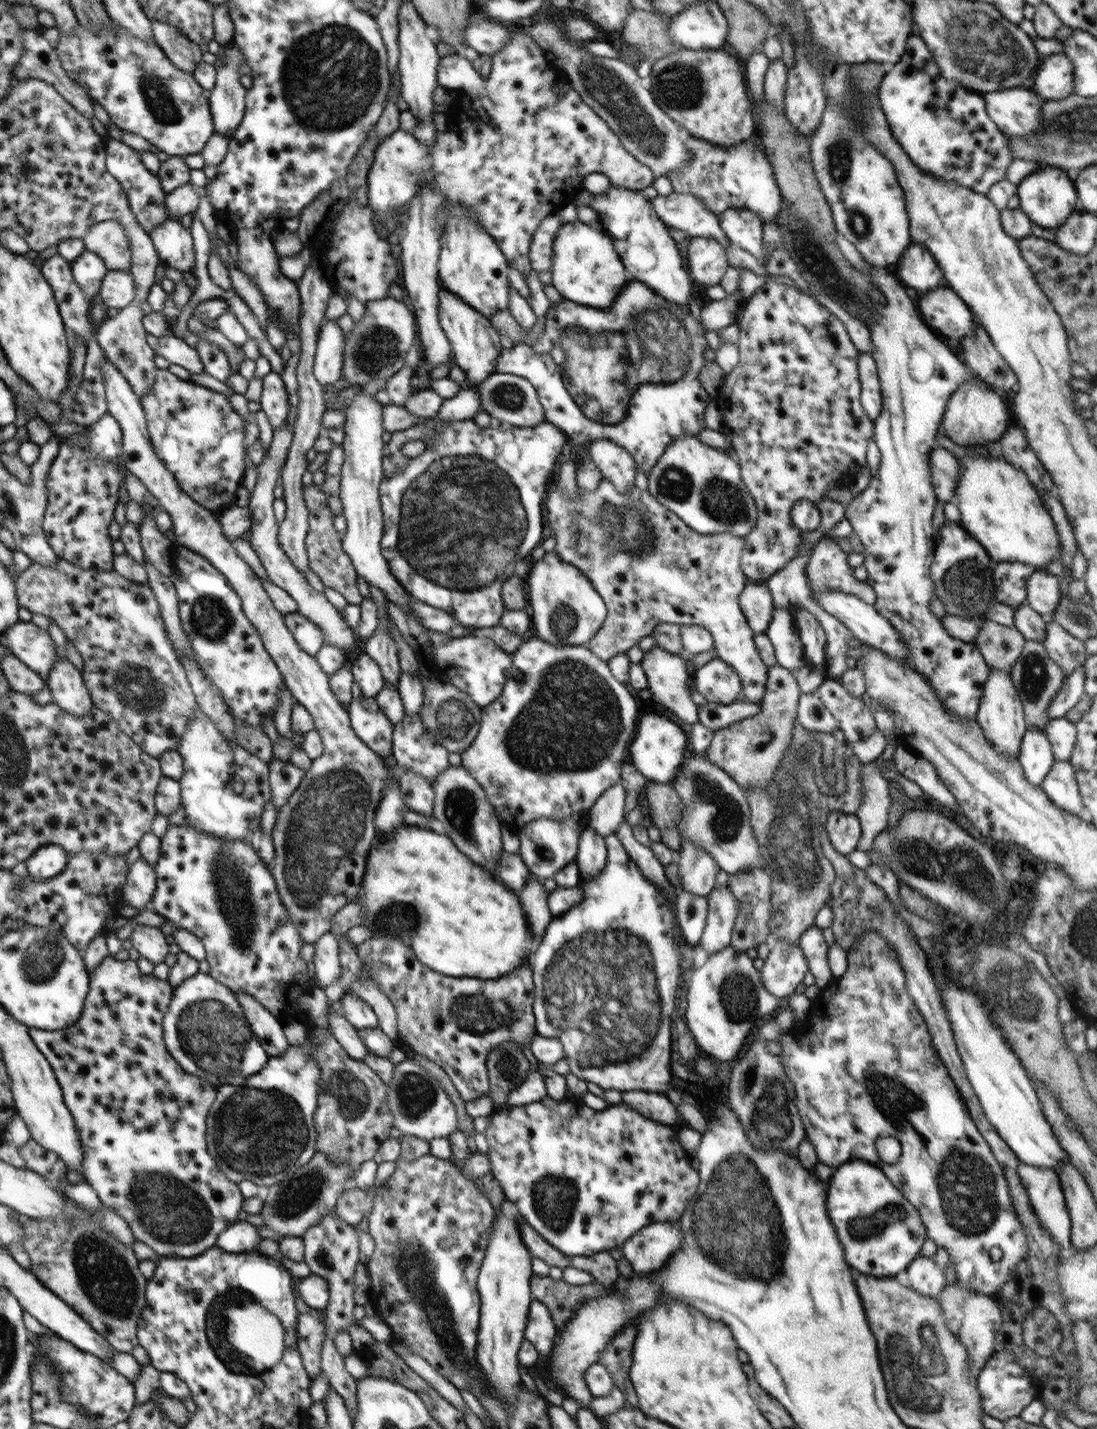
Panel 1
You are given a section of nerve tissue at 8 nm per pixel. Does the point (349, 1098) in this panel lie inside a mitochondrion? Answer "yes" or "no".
yes

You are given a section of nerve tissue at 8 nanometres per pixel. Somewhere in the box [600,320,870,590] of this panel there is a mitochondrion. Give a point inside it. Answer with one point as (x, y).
(722, 500)

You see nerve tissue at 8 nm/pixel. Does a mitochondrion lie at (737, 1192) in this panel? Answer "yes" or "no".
yes

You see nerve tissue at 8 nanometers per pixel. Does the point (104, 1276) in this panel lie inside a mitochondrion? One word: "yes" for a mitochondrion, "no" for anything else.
yes

